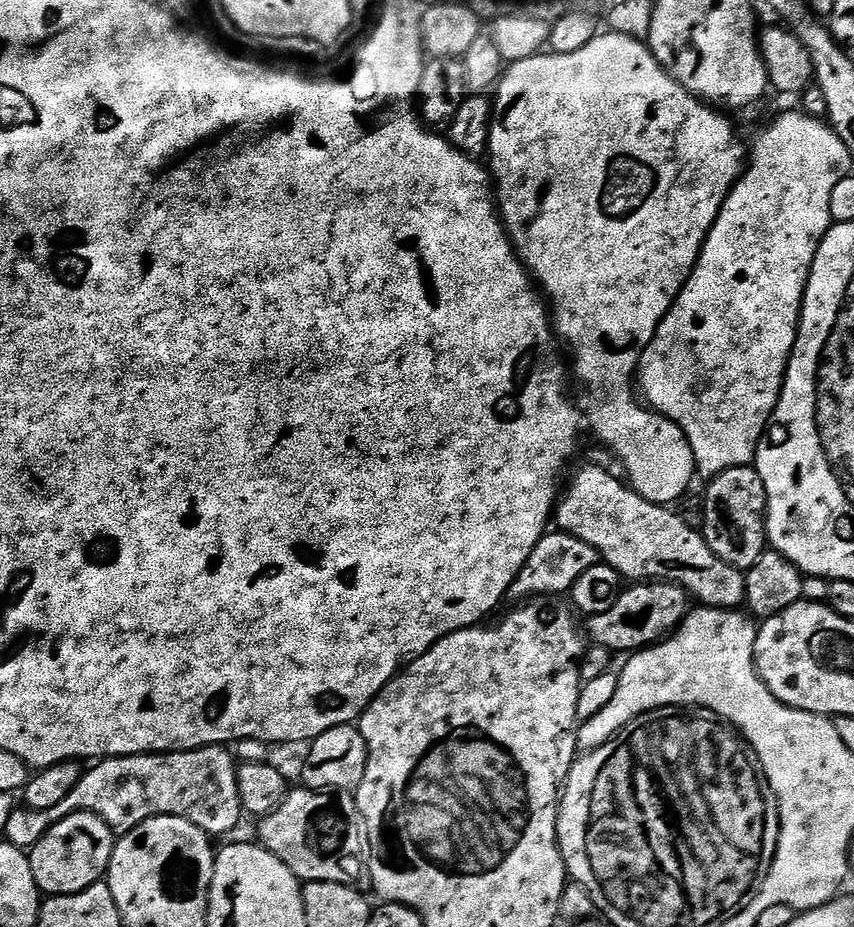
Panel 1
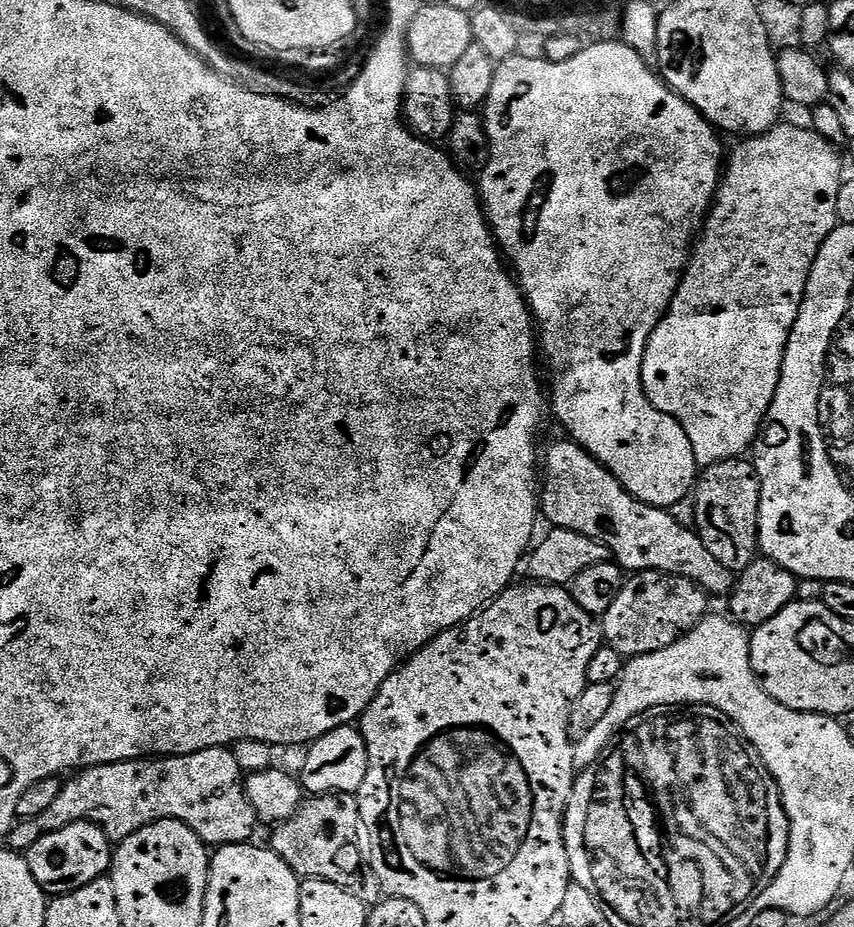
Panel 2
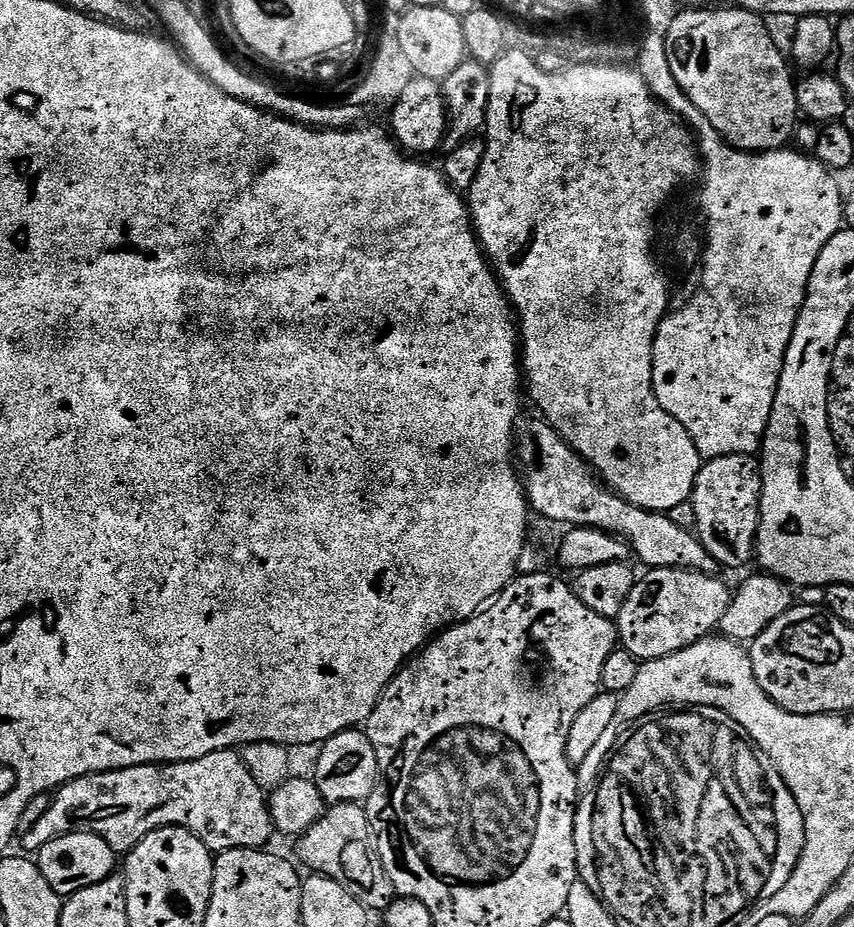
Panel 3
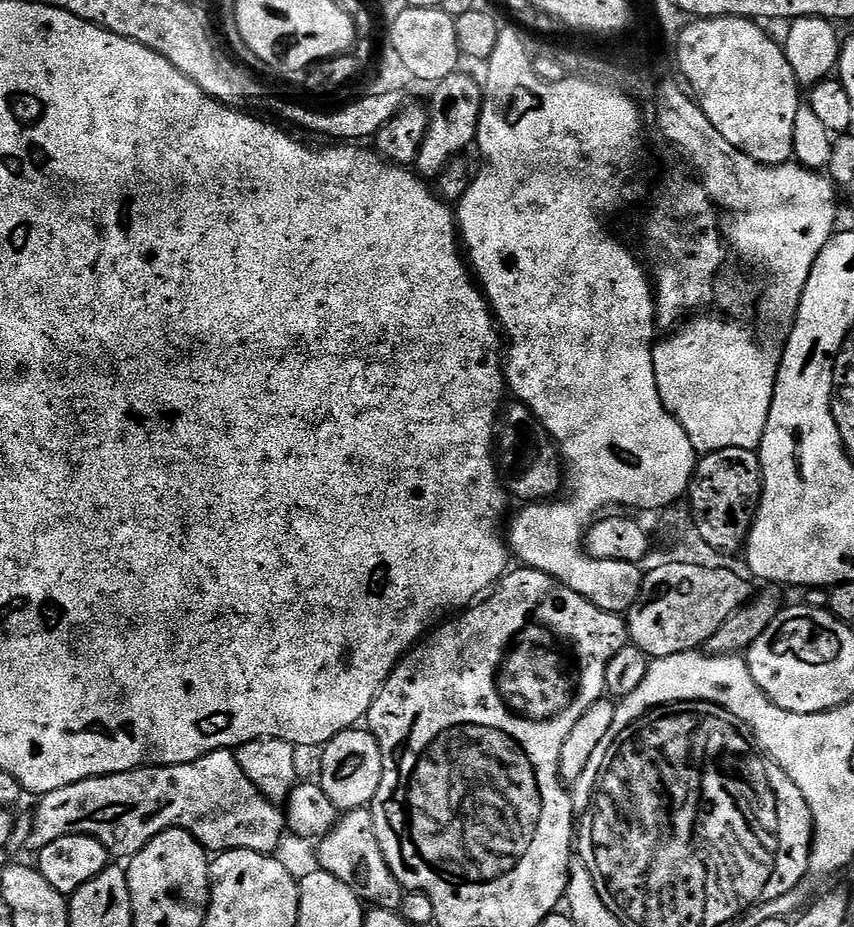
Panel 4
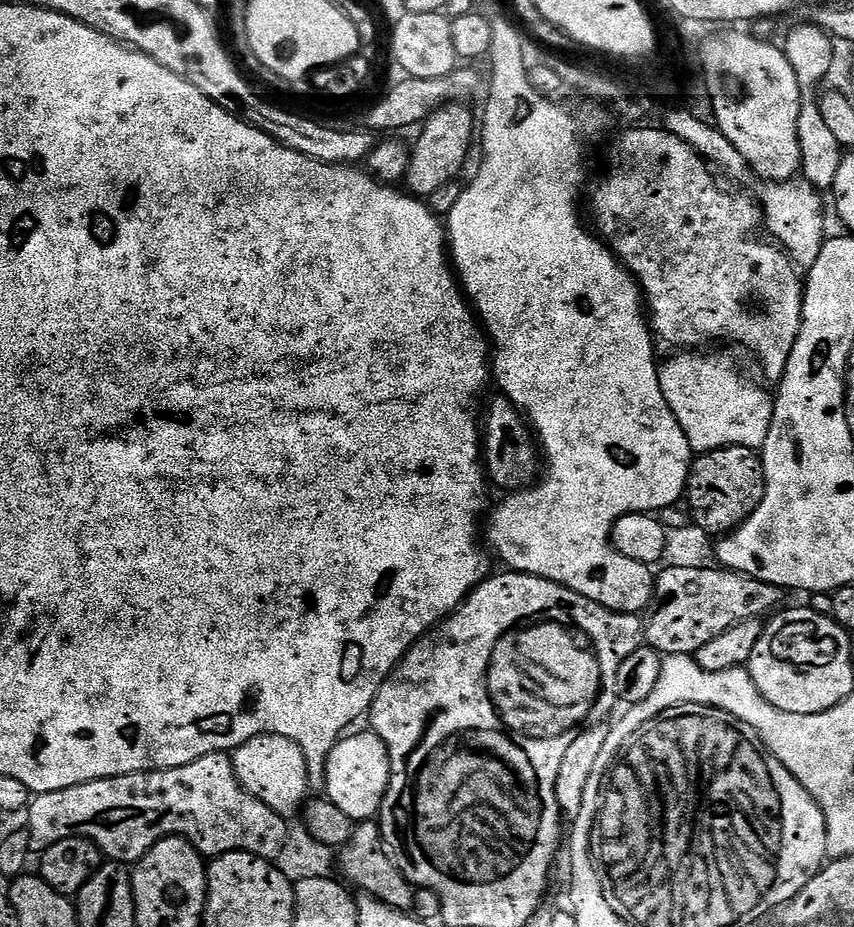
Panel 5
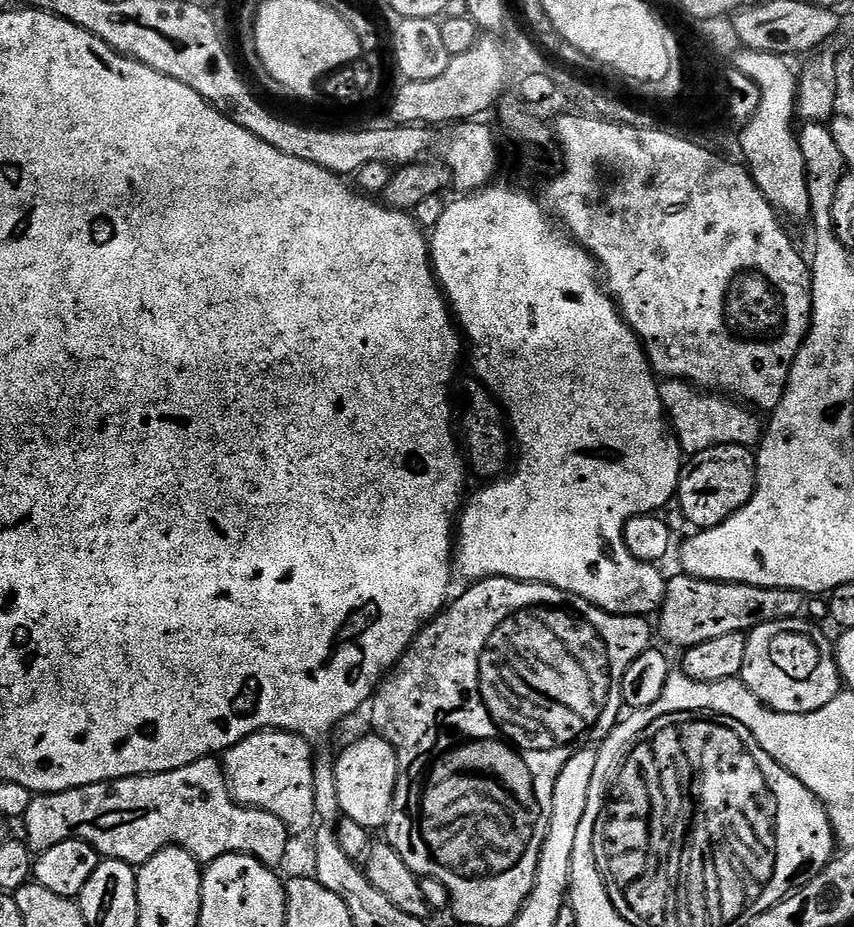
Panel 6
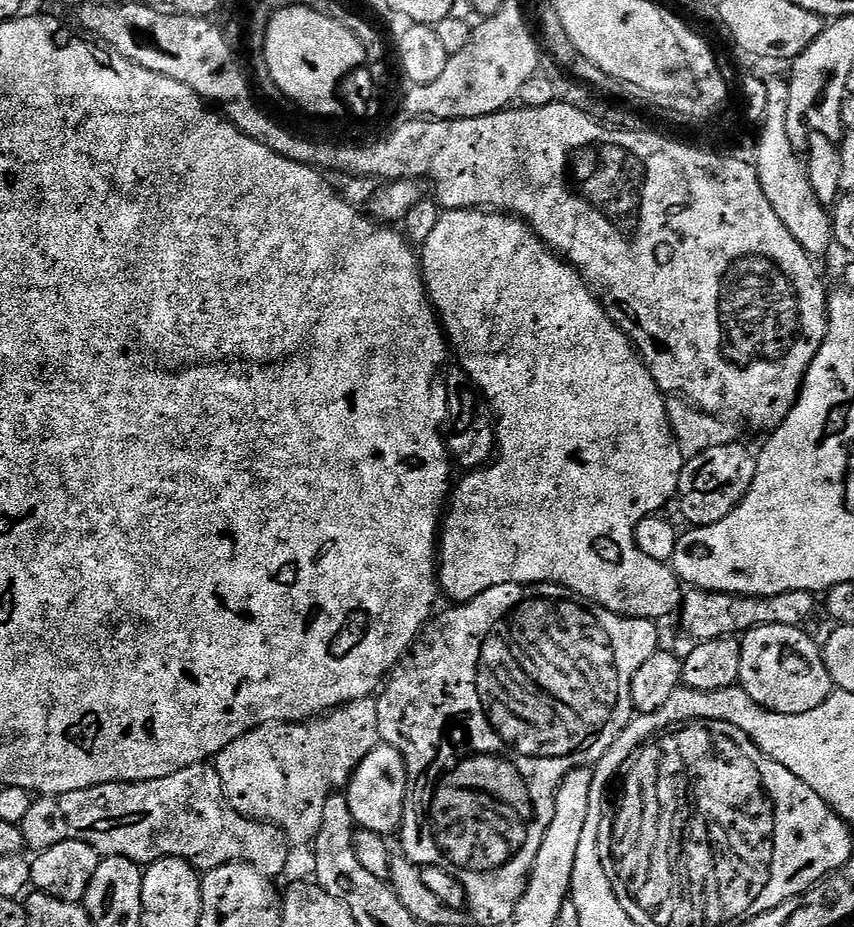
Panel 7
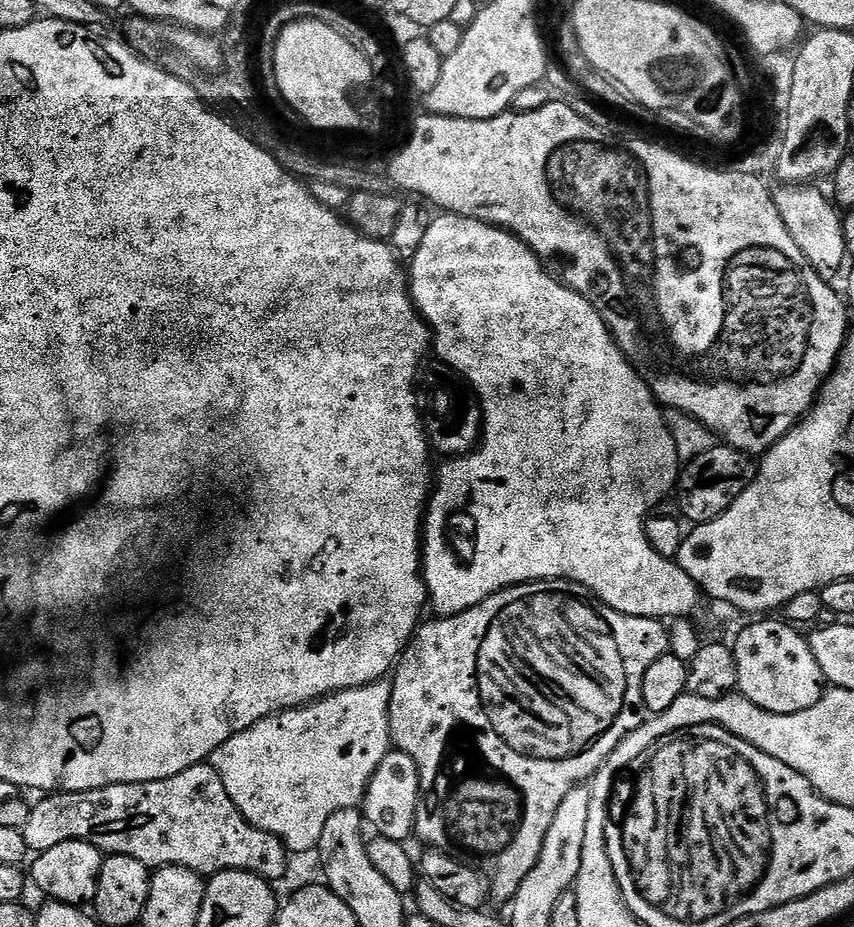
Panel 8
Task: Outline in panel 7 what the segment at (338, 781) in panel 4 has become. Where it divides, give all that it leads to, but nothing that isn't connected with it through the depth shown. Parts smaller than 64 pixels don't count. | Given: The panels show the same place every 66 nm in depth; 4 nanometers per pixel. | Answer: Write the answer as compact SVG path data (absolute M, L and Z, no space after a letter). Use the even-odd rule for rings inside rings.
M383 742L377 744L366 758L362 758L346 785L350 814L357 829L365 828L385 838L391 837L391 832L392 835L399 833L407 793L408 771L402 754L394 750L394 746Z

